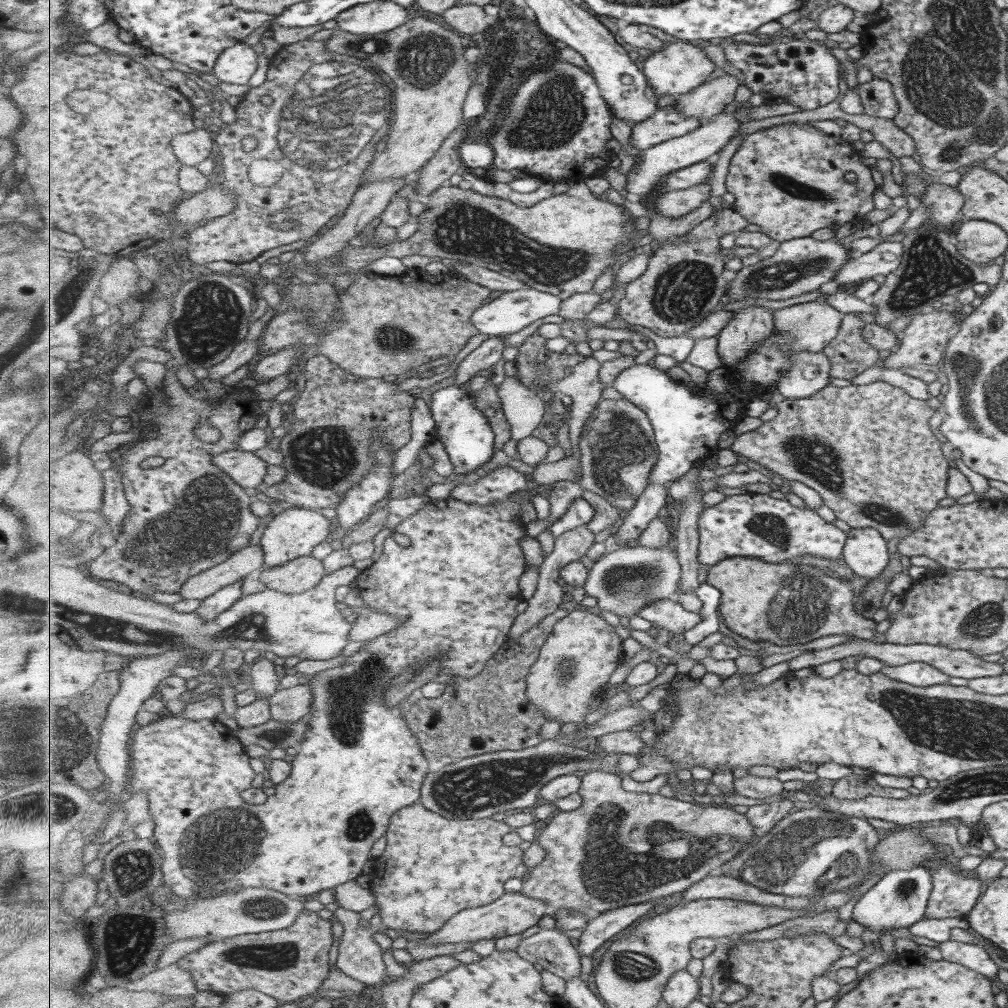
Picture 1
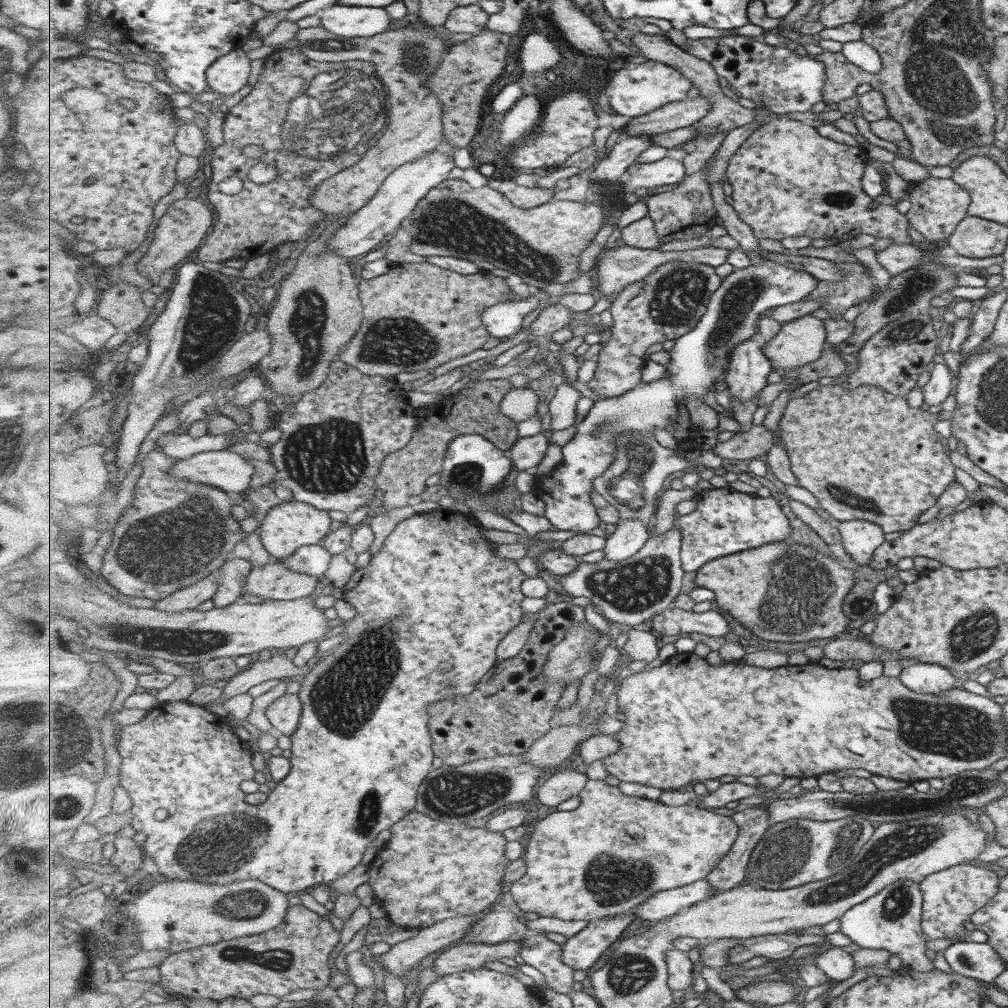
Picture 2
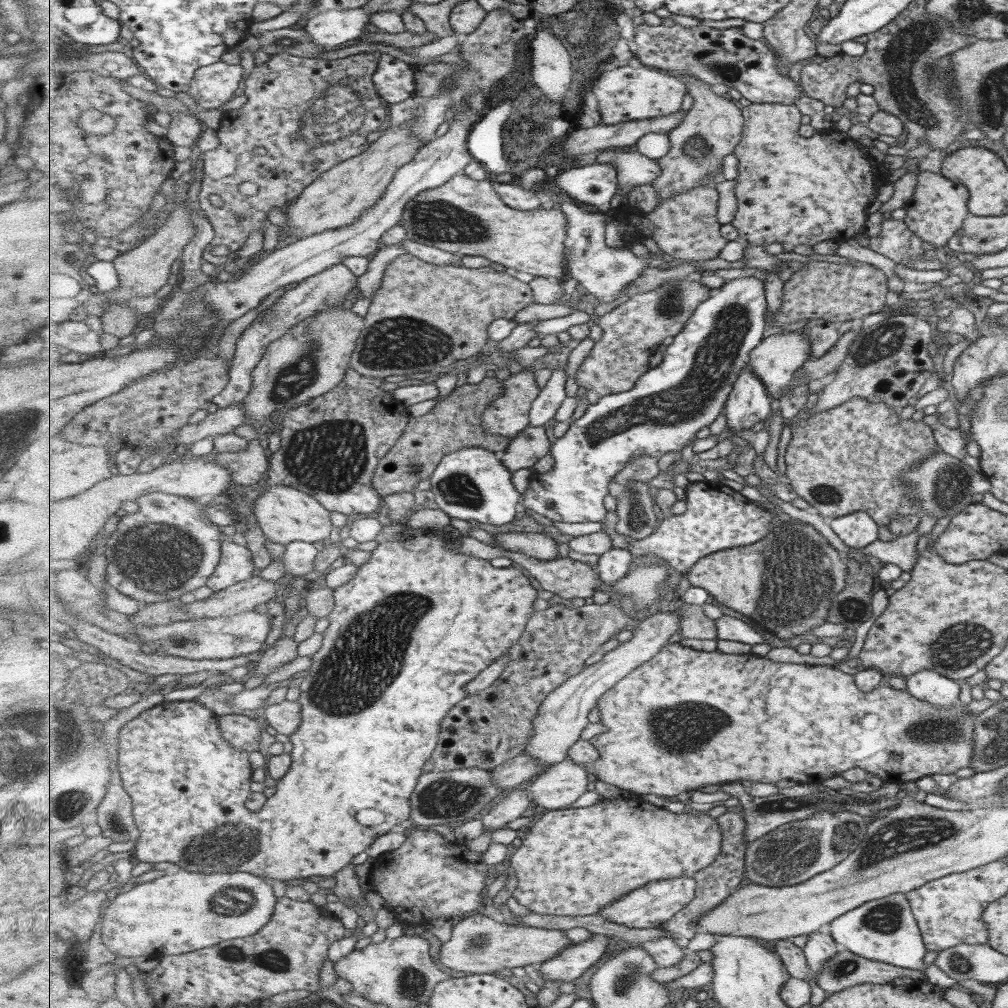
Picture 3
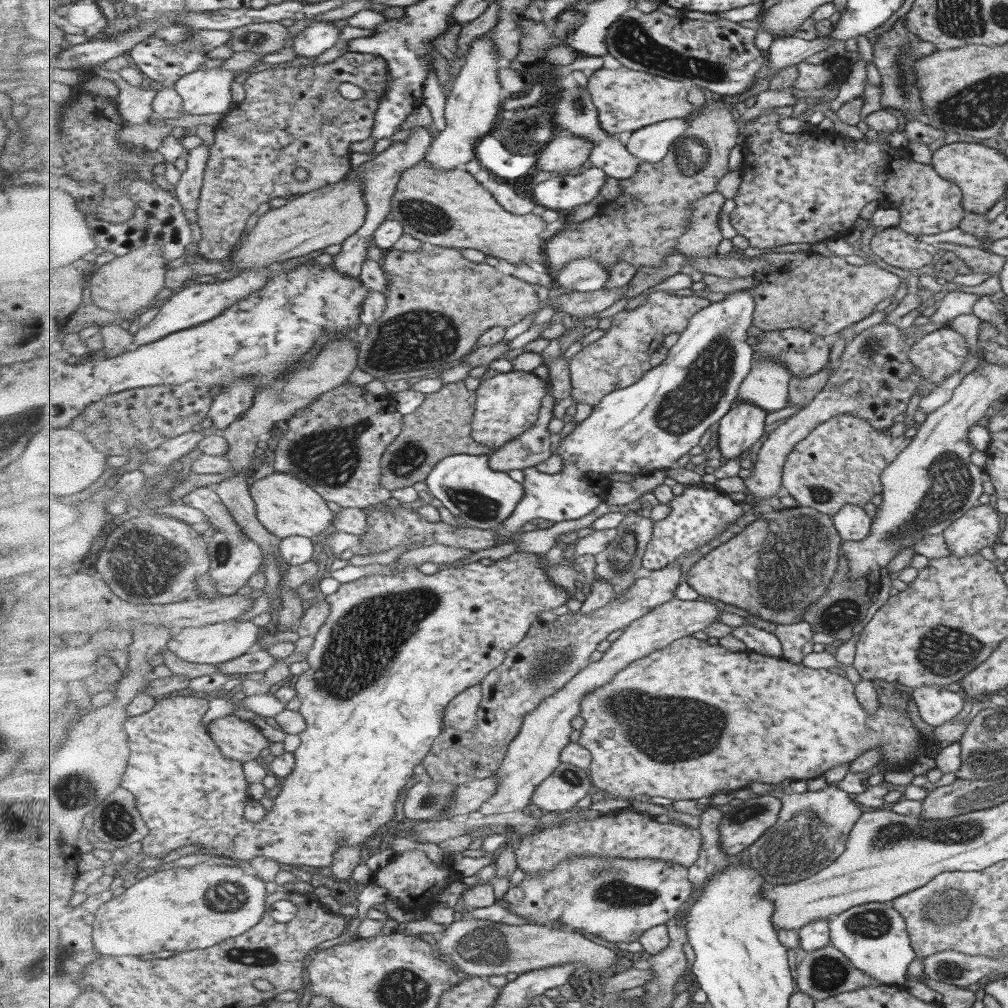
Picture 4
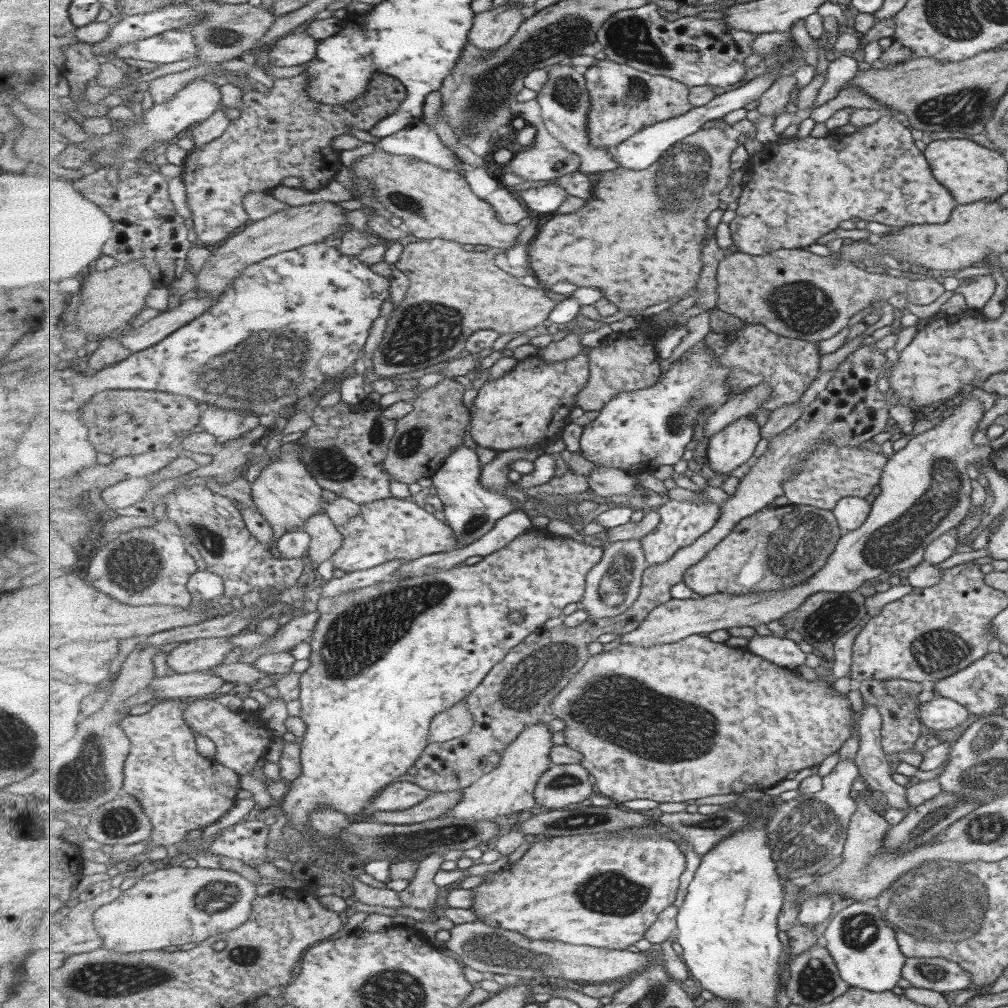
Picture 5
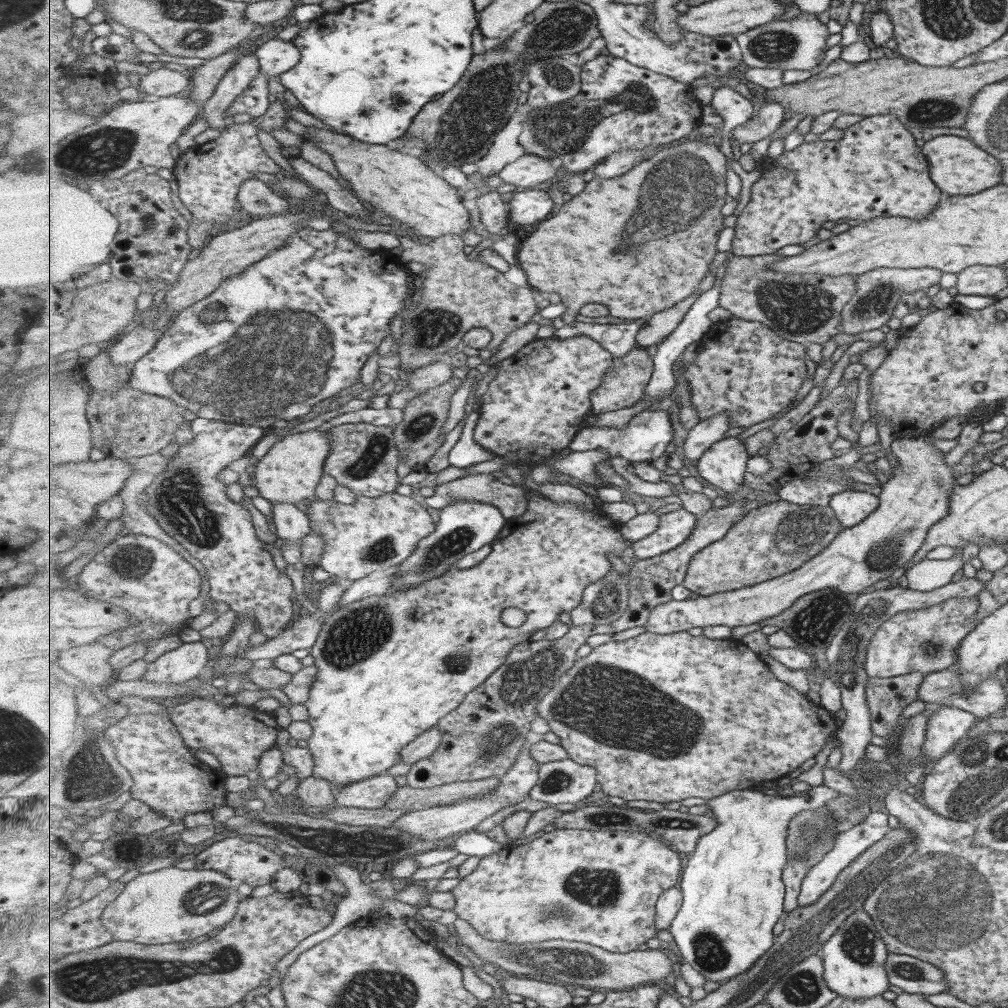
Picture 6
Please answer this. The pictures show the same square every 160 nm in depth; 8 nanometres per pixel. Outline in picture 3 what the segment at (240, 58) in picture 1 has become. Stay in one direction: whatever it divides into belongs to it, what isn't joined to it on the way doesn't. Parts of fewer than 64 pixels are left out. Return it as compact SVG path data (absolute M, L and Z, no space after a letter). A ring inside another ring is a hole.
M219 62L202 67L195 73L188 95L199 109L219 108L233 99L245 76L241 64Z

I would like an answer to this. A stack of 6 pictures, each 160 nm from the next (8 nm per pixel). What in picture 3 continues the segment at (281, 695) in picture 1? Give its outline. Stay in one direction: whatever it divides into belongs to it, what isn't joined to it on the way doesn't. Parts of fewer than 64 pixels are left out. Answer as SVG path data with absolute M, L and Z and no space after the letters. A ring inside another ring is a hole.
M283 701L281 704L269 705L264 715L277 732L290 737L299 730L303 722L302 706L299 701Z

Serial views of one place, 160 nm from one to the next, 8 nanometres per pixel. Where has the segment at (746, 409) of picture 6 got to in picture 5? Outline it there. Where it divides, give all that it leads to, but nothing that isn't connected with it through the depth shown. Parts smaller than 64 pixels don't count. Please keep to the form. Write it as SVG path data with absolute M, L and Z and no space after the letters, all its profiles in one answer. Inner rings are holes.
M746 323L742 327L734 332L735 341L719 350L720 362L730 368L728 386L733 396L766 382L772 391L770 397L762 404L763 409L779 412L779 408L786 404L796 404L805 394L809 382L817 376L819 356L813 342L779 335L762 324Z

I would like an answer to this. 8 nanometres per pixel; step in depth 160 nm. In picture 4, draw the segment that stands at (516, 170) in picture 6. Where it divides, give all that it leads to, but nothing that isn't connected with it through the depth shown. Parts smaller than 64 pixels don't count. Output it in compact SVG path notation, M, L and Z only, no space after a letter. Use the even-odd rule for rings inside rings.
M559 133L544 149L538 152L536 162L536 171L553 172L552 174L566 174L569 170L572 172L582 171L585 163L591 158L594 142L588 138L575 137L573 133Z

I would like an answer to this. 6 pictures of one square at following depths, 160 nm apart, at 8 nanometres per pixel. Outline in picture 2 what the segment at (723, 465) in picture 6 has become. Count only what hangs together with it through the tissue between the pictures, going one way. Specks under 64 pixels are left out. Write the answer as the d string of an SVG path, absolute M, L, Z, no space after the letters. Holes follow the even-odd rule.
M749 339L740 344L730 360L730 368L725 382L734 400L756 402L757 394L768 385L767 378L773 372L768 356L755 340Z

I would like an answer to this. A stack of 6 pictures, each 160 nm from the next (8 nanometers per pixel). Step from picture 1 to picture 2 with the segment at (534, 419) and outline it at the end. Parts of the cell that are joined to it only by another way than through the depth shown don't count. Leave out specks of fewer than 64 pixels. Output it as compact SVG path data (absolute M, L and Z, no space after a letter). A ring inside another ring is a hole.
M518 387L505 394L500 404L501 412L511 417L516 423L529 420L537 415L539 396L530 387Z

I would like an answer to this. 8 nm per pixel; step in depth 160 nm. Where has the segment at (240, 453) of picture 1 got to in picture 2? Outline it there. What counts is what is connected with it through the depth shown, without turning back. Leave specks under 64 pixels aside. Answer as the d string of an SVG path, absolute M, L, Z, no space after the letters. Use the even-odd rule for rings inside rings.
M229 449L200 452L177 461L170 476L216 486L225 492L244 492L250 489L255 474L251 462Z

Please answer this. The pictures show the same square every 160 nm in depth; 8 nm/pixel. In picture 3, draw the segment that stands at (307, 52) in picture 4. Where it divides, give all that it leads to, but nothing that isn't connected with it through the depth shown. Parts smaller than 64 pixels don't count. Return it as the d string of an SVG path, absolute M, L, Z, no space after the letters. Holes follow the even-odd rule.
M368 6L349 10L329 10L308 18L305 29L315 44L339 48L355 41L365 32L372 14Z

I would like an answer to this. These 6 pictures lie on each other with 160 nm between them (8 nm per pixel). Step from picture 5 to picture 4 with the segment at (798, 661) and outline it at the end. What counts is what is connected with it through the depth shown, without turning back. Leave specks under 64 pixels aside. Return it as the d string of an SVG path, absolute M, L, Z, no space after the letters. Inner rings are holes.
M744 624L734 628L733 636L746 643L746 648L756 653L782 658L783 646L776 633L767 632L753 627L751 624Z

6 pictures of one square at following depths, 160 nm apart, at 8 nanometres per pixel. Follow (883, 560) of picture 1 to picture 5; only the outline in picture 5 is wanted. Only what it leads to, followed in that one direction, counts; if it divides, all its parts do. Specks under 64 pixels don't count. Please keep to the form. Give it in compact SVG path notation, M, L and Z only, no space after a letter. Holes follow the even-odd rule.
M846 496L839 499L830 510L841 532L851 532L862 527L870 512L870 504L863 497Z

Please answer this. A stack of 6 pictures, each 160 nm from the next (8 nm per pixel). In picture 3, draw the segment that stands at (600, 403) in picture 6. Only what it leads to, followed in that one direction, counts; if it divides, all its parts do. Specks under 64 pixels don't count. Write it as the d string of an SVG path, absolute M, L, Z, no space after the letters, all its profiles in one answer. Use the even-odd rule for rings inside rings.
M677 279L651 292L633 295L624 303L598 318L601 339L593 344L575 373L578 387L587 390L589 404L597 404L611 393L627 392L649 368L649 356L657 351L667 337L677 337L697 307L713 294L701 282Z

